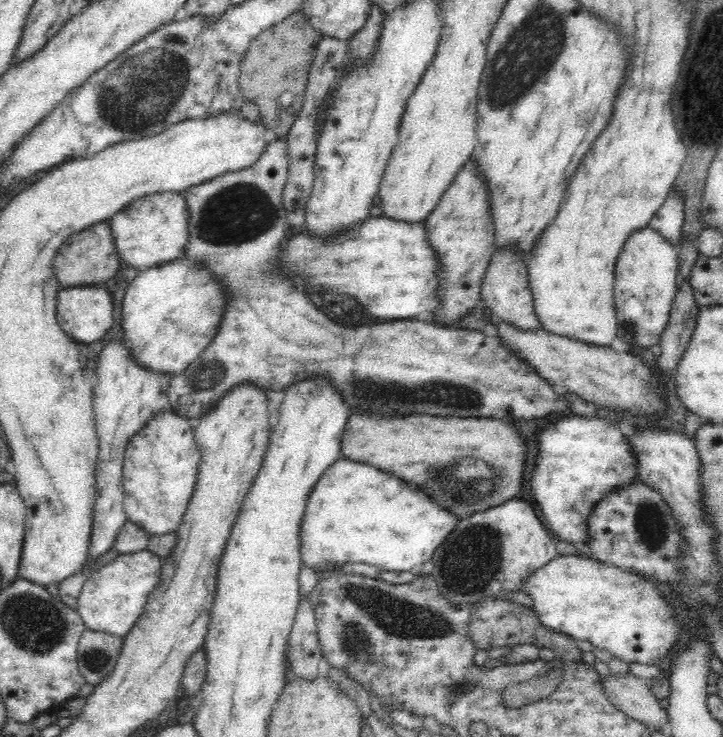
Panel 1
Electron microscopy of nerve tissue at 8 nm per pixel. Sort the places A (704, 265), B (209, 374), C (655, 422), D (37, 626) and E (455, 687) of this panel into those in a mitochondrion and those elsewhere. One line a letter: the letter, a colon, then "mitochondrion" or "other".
A: other
B: mitochondrion
C: other
D: mitochondrion
E: mitochondrion

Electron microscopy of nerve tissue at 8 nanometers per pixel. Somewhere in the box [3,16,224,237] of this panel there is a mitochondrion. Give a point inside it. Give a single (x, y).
(141, 93)

